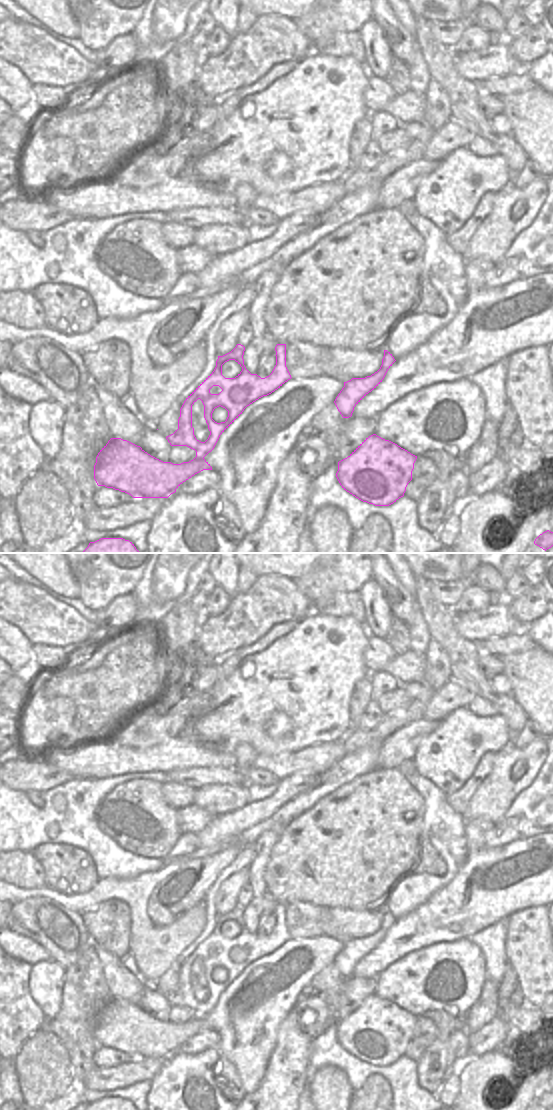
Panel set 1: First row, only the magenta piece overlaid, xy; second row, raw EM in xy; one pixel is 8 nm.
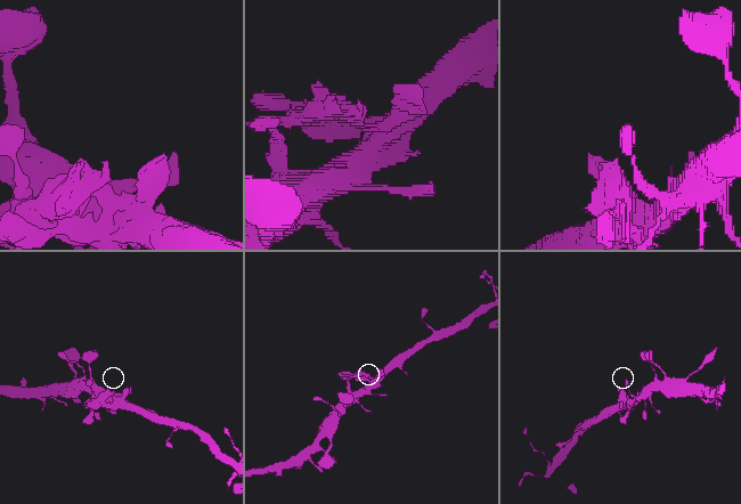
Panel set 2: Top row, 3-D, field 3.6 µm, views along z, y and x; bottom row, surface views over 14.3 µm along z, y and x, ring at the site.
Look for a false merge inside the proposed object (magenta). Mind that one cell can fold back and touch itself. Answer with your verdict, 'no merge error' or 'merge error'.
no merge error

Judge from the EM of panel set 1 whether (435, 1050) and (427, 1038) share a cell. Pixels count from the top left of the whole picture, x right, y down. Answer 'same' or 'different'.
different

